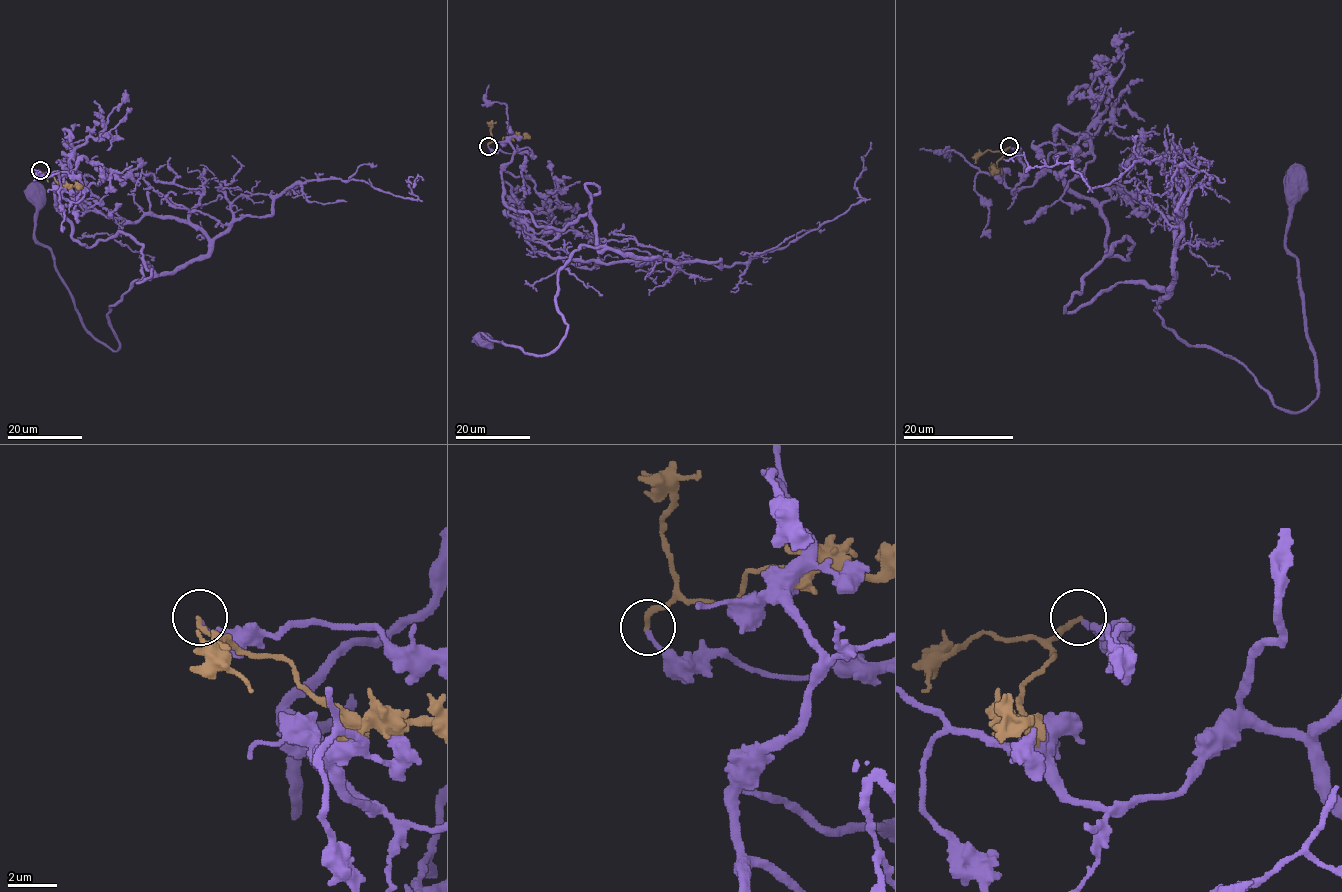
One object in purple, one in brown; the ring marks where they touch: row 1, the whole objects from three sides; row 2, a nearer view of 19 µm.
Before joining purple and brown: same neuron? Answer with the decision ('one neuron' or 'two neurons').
two neurons

